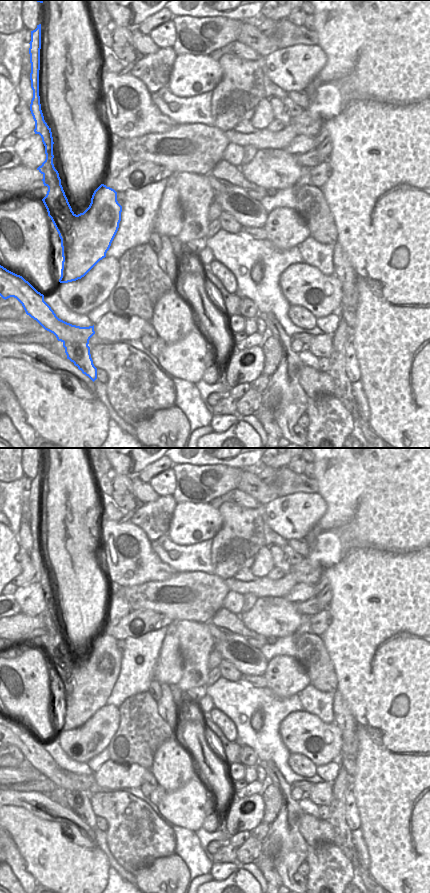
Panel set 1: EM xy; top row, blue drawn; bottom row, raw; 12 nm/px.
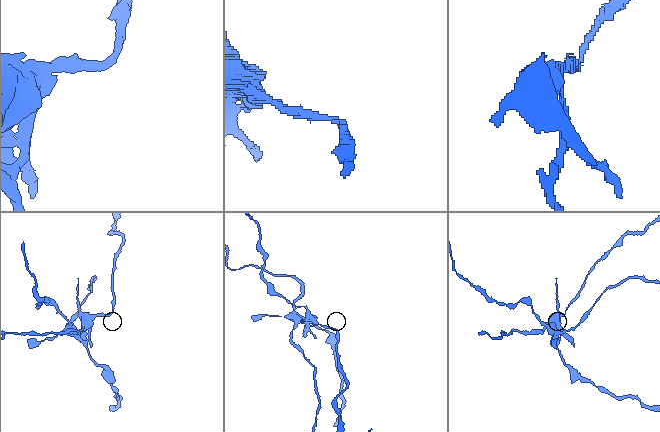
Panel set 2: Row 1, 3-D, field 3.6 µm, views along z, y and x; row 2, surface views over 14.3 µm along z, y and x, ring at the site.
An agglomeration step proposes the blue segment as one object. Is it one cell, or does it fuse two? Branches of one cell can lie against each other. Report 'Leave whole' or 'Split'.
Split

